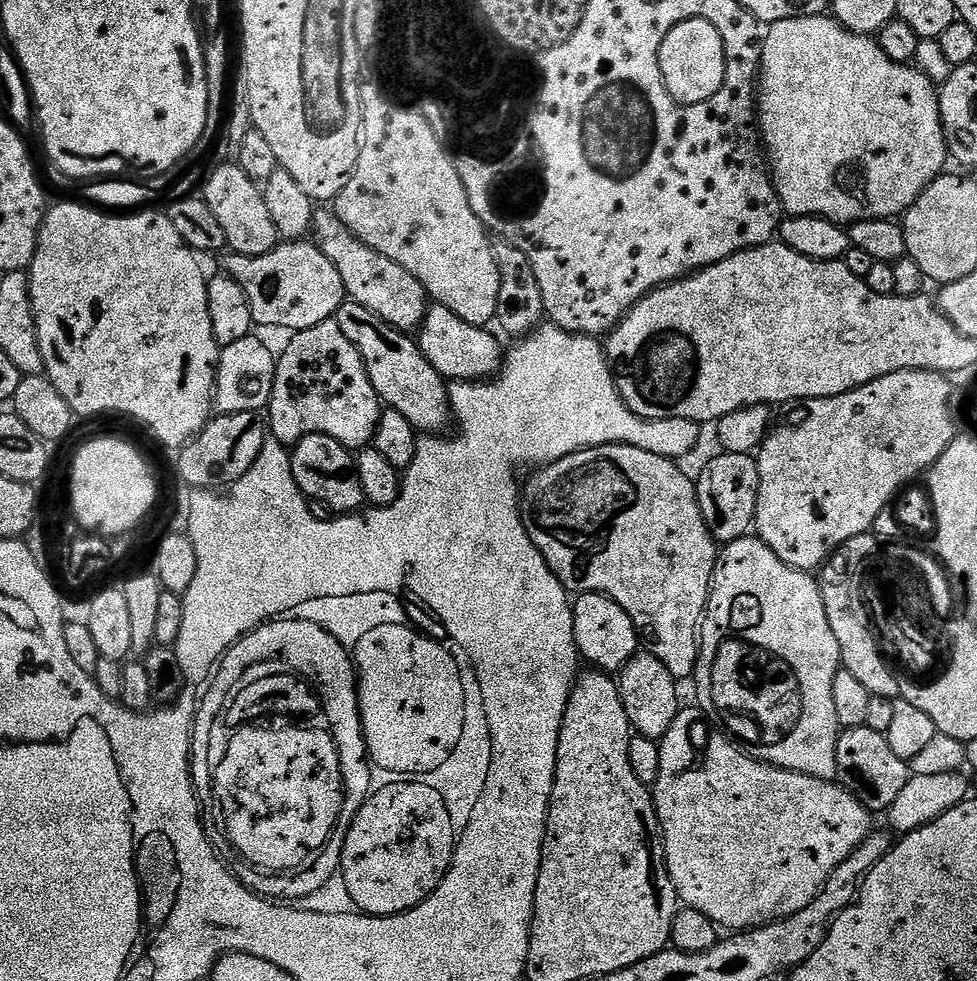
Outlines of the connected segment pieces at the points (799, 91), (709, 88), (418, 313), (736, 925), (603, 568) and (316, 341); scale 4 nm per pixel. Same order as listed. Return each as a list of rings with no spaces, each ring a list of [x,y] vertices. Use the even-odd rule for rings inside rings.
[[[825,14],[823,16],[803,16],[802,18],[790,18],[789,20],[783,20],[777,24],[771,25],[763,33],[762,36],[762,47],[760,50],[760,75],[758,77],[758,127],[762,137],[763,147],[766,149],[766,160],[770,165],[770,175],[772,178],[772,185],[776,188],[776,193],[780,199],[780,207],[783,209],[788,216],[807,216],[809,214],[814,216],[821,216],[827,220],[833,220],[835,224],[843,224],[845,226],[851,226],[862,222],[863,220],[891,220],[893,219],[894,213],[892,208],[900,208],[907,210],[911,207],[912,203],[919,198],[924,190],[935,179],[945,171],[944,163],[949,163],[950,157],[948,155],[948,143],[944,140],[944,127],[940,121],[940,93],[937,85],[922,73],[912,64],[899,64],[894,62],[890,58],[886,58],[886,53],[883,52],[882,46],[878,42],[874,42],[873,37],[870,36],[859,36],[857,32],[852,32],[849,28],[844,28],[840,23],[836,21],[831,15]],[[908,172],[916,172],[909,180],[904,180],[908,176]]]
[[[687,19],[678,30],[665,33],[660,39],[659,69],[662,70],[667,92],[676,104],[698,105],[699,102],[709,101],[725,81],[725,44],[720,40],[718,30],[705,19]]]
[[[317,211],[312,217],[310,236],[342,276],[347,299],[351,303],[366,306],[374,314],[378,314],[382,322],[390,322],[390,326],[400,332],[415,333],[424,323],[424,316],[430,307],[430,297],[422,282],[418,282],[418,278],[414,278],[410,270],[402,270],[398,262],[390,262],[386,254],[378,254],[378,250],[350,234],[347,226],[336,217],[335,211]]]
[[[688,706],[681,707],[679,714],[674,718],[674,722],[670,726],[670,730],[666,730],[666,734],[659,741],[660,753],[662,754],[662,766],[658,770],[658,778],[655,784],[651,785],[650,791],[652,793],[652,801],[656,807],[656,817],[660,823],[660,839],[664,842],[664,865],[668,867],[668,876],[672,879],[672,885],[676,891],[679,903],[686,908],[693,908],[698,910],[698,914],[706,914],[706,918],[710,918],[712,923],[719,926],[721,929],[732,928],[728,930],[751,930],[753,928],[763,928],[765,924],[771,924],[773,922],[779,922],[786,916],[793,916],[798,914],[798,910],[806,910],[806,906],[810,906],[810,902],[814,902],[814,898],[822,890],[822,886],[826,882],[826,878],[830,878],[830,874],[834,874],[834,870],[838,866],[842,866],[842,862],[846,862],[846,858],[850,858],[850,854],[854,854],[854,850],[862,843],[868,833],[873,831],[874,820],[873,813],[868,811],[868,807],[862,803],[852,792],[846,791],[845,788],[840,787],[839,783],[830,780],[819,780],[818,778],[810,778],[806,774],[798,774],[797,772],[787,772],[784,768],[775,768],[772,764],[764,764],[760,760],[755,760],[741,752],[727,736],[724,735],[723,731],[717,730],[710,723],[707,716],[700,711],[699,707]]]
[[[603,444],[597,448],[581,448],[579,452],[570,454],[566,458],[561,460],[555,460],[552,464],[545,464],[537,467],[536,472],[529,478],[528,484],[523,485],[522,495],[520,498],[520,513],[524,519],[524,525],[526,526],[526,534],[530,534],[530,542],[534,542],[534,546],[542,554],[542,558],[546,558],[546,566],[552,571],[558,578],[558,582],[562,582],[562,586],[568,589],[572,594],[583,594],[586,592],[601,592],[603,596],[610,597],[614,602],[618,602],[618,606],[622,606],[622,610],[626,610],[626,614],[630,614],[630,622],[634,622],[636,627],[636,635],[640,637],[643,647],[654,658],[658,658],[662,662],[662,666],[666,666],[666,670],[670,670],[670,674],[677,680],[677,682],[684,682],[684,680],[691,681],[696,671],[696,659],[700,656],[700,642],[698,639],[698,633],[700,625],[704,618],[704,607],[708,605],[708,591],[712,585],[712,575],[716,569],[716,557],[718,555],[718,545],[715,540],[712,539],[712,535],[708,532],[706,522],[702,518],[702,510],[698,506],[698,498],[696,497],[696,486],[693,477],[687,476],[686,473],[680,469],[681,465],[675,460],[667,460],[662,458],[658,454],[650,454],[650,450],[638,450],[634,446],[629,444]]]
[[[333,318],[322,322],[321,325],[311,326],[310,329],[297,331],[291,338],[293,340],[285,346],[284,353],[279,353],[276,361],[276,377],[272,387],[272,396],[268,399],[268,407],[266,409],[266,424],[270,429],[271,439],[282,442],[286,446],[295,446],[297,442],[310,434],[326,434],[330,438],[342,442],[342,446],[346,446],[349,450],[363,450],[369,447],[376,439],[376,427],[380,421],[380,413],[382,411],[380,395],[374,390],[374,382],[370,382],[370,374],[366,374],[366,366],[362,362],[362,354],[358,354],[358,350],[350,342],[350,338],[346,338],[346,334],[342,334],[342,326],[338,326],[338,322]]]

